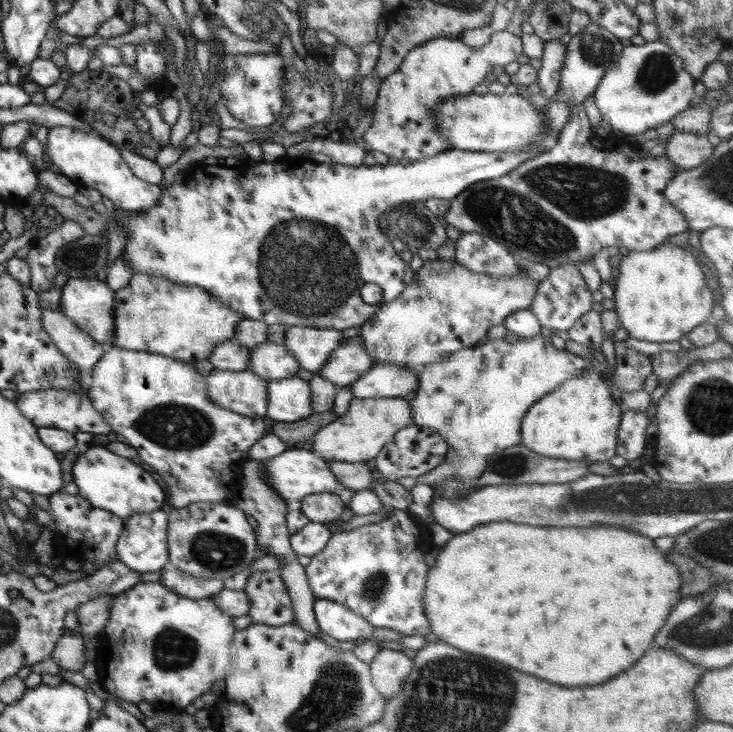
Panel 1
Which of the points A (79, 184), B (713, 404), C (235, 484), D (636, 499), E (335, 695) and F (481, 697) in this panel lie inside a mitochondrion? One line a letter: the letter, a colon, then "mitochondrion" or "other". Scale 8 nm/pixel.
A: other
B: mitochondrion
C: other
D: mitochondrion
E: mitochondrion
F: mitochondrion

